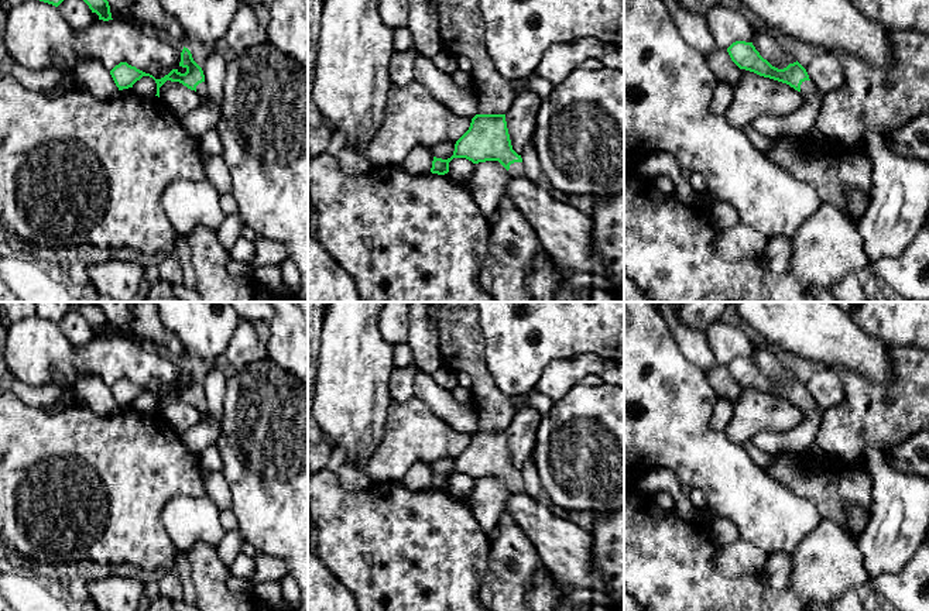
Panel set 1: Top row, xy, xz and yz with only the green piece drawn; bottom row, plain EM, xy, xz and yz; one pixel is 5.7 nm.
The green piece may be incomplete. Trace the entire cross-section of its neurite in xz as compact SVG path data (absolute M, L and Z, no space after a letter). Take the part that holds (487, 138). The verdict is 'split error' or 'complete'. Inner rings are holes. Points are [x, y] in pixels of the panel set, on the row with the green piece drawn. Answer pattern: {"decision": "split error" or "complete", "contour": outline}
{"decision": "split error", "contour": "M476 114L469 130L456 141L453 155L448 159L433 157L431 172L448 174L453 158L473 164L498 161L510 175L525 176L522 158L511 145L505 114Z"}

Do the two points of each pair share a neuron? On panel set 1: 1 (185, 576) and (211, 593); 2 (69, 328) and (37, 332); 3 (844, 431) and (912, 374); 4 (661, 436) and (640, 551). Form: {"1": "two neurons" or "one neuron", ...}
{"1": "two neurons", "2": "two neurons", "3": "one neuron", "4": "two neurons"}

